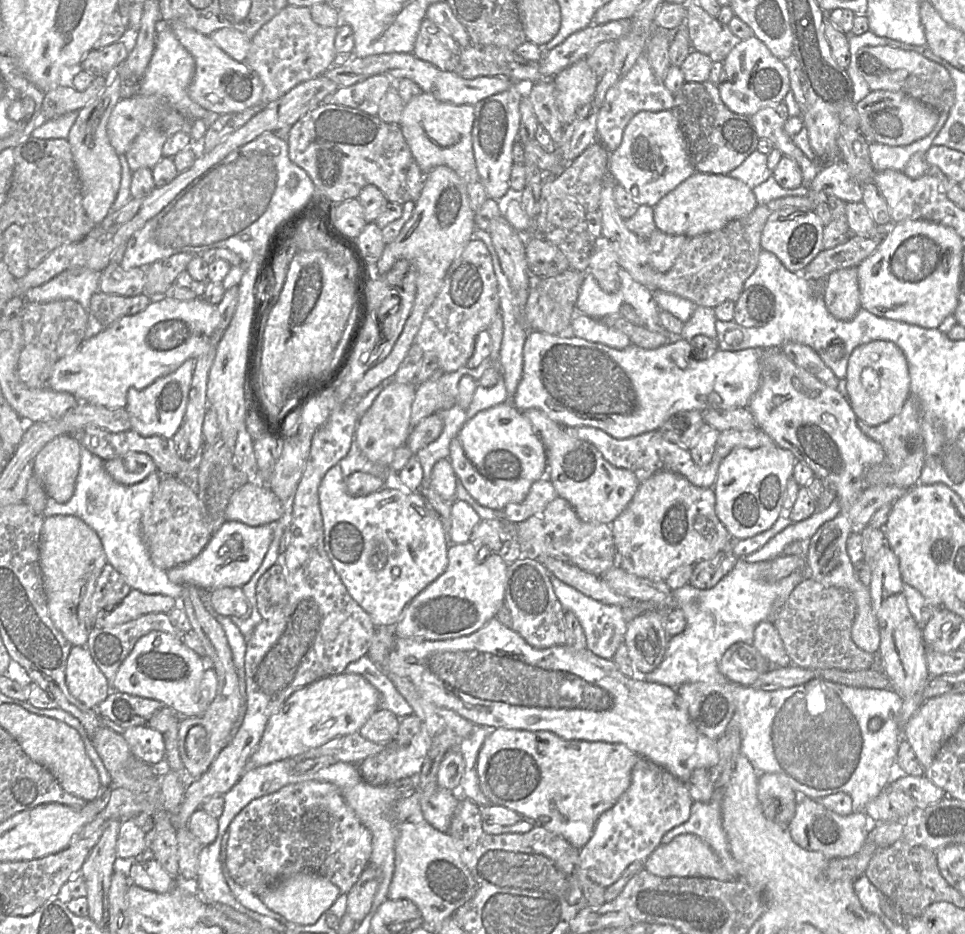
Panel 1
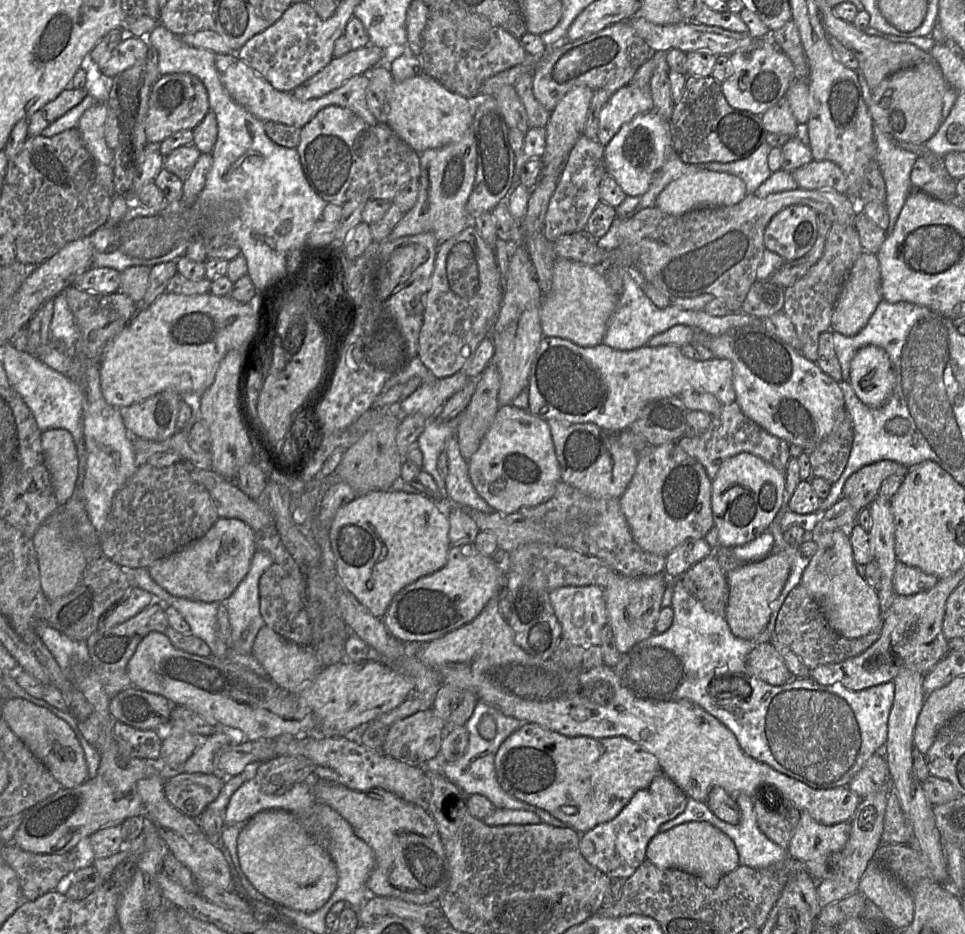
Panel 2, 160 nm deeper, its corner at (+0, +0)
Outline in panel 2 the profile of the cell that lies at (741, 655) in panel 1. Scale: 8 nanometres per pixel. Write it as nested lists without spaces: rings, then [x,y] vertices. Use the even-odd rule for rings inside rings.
[[[770,642],[756,646],[747,655],[746,665],[752,675],[773,686],[783,685],[793,678],[783,658]]]

